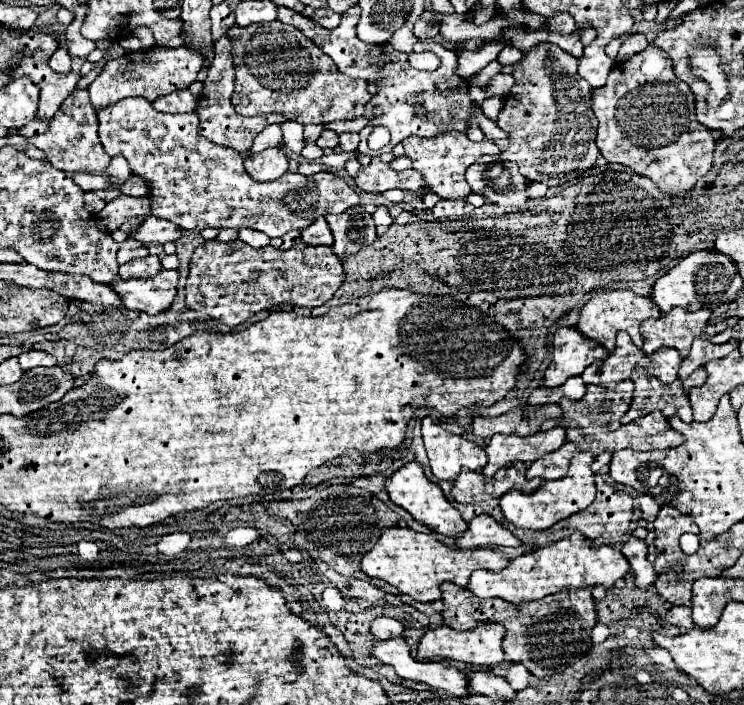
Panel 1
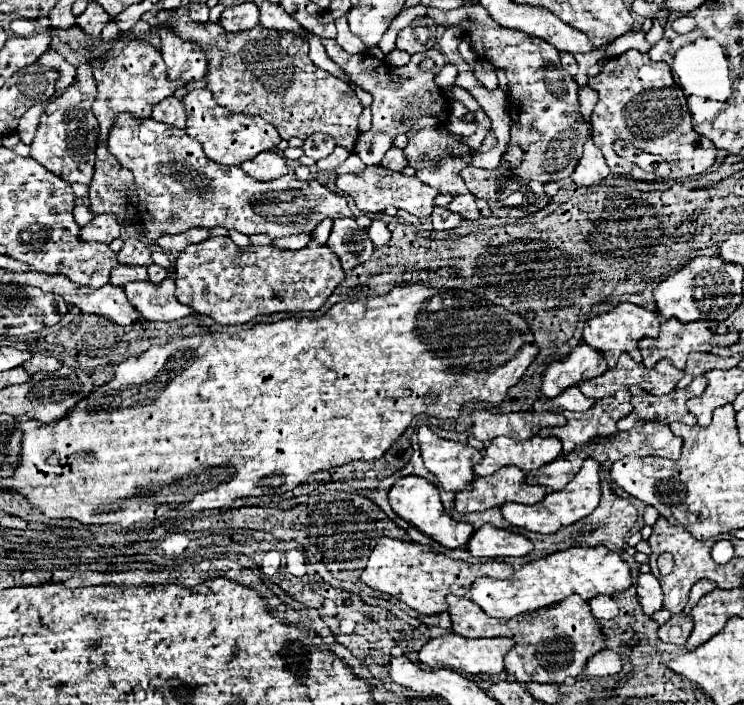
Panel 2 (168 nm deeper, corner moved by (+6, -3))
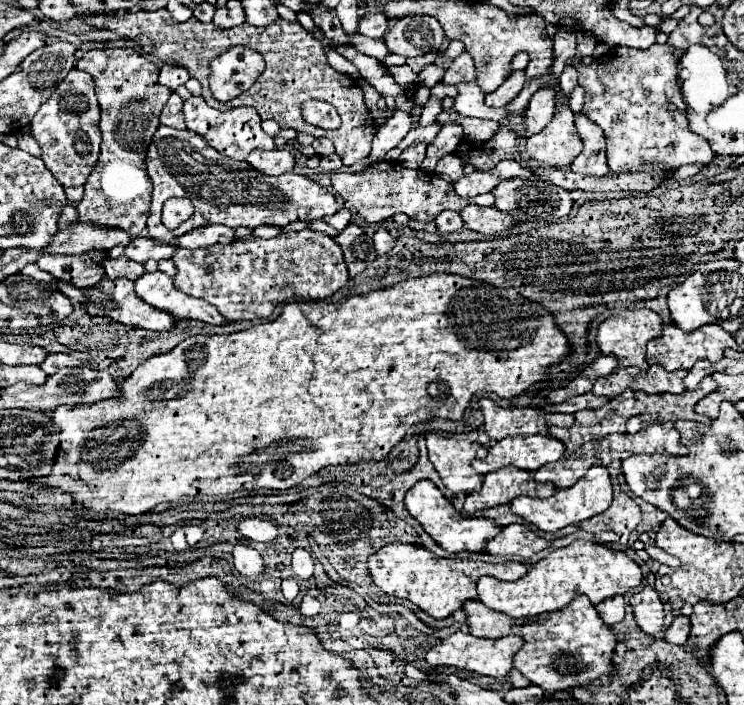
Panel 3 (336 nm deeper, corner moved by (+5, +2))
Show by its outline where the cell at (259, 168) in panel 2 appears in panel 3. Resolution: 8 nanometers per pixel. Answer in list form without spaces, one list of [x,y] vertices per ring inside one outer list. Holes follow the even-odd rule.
[[[253,149],[247,157],[247,163],[265,175],[281,175],[293,171],[295,155],[289,149],[273,149],[273,151]]]

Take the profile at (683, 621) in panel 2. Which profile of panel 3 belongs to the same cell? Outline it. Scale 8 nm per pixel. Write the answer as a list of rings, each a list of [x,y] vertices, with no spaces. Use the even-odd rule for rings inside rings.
[[[677,615],[673,619],[673,623],[665,629],[665,641],[669,643],[675,643],[675,645],[685,645],[687,643],[687,637],[689,637],[689,631],[691,631],[691,623],[689,623],[689,617],[685,615]]]

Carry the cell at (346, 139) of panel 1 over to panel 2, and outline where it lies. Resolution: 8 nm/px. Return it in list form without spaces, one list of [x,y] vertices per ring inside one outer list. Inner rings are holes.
[[[334,148],[334,152],[330,154],[330,156],[326,156],[324,160],[318,160],[316,162],[316,166],[322,170],[322,172],[328,172],[328,170],[334,170],[334,168],[338,168],[346,158],[348,158],[350,154],[348,154],[348,150],[344,150],[344,148]]]

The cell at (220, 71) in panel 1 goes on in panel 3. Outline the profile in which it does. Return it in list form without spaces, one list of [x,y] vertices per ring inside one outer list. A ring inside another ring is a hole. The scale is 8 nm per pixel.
[[[191,95],[183,103],[183,113],[187,129],[199,133],[213,149],[217,149],[225,157],[243,161],[253,149],[275,149],[275,139],[261,129],[261,117],[257,115],[257,111],[253,111],[253,107],[235,107],[229,111],[219,111],[209,107],[203,97]]]

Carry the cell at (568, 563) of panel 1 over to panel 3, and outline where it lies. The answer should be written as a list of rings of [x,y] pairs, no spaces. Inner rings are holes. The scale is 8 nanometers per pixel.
[[[577,539],[563,549],[555,549],[547,559],[537,561],[525,577],[507,583],[495,577],[481,577],[477,581],[477,599],[493,611],[509,617],[533,617],[545,611],[557,611],[567,605],[577,593],[591,599],[593,605],[607,597],[623,595],[635,589],[643,579],[641,567],[623,551],[613,551],[597,542]]]

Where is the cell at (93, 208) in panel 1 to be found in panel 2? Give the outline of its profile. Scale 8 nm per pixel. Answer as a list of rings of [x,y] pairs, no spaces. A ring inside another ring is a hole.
[[[78,204],[78,206],[74,208],[74,218],[76,218],[76,224],[78,224],[78,226],[84,226],[84,224],[88,224],[88,220],[94,218],[94,212],[90,214],[90,208],[88,208],[88,206]]]

